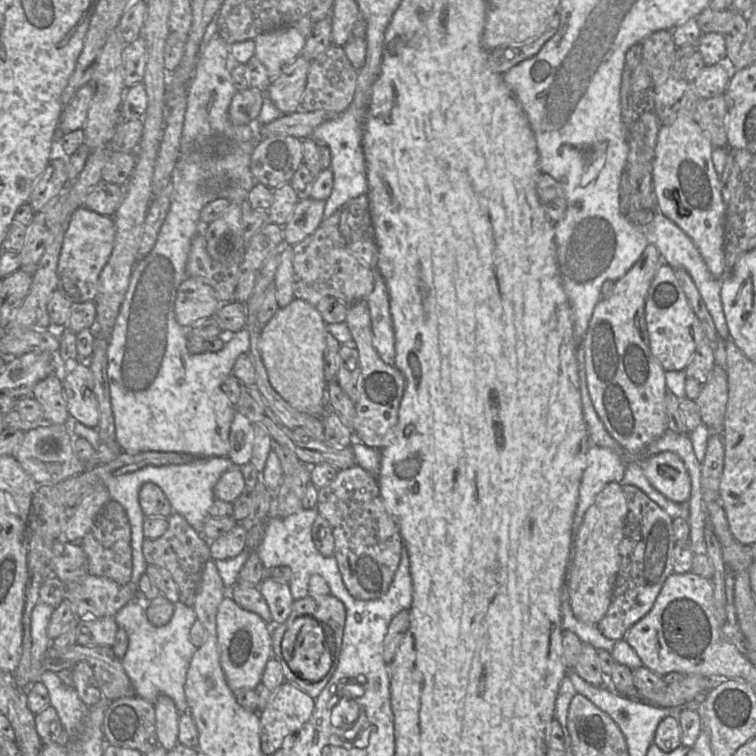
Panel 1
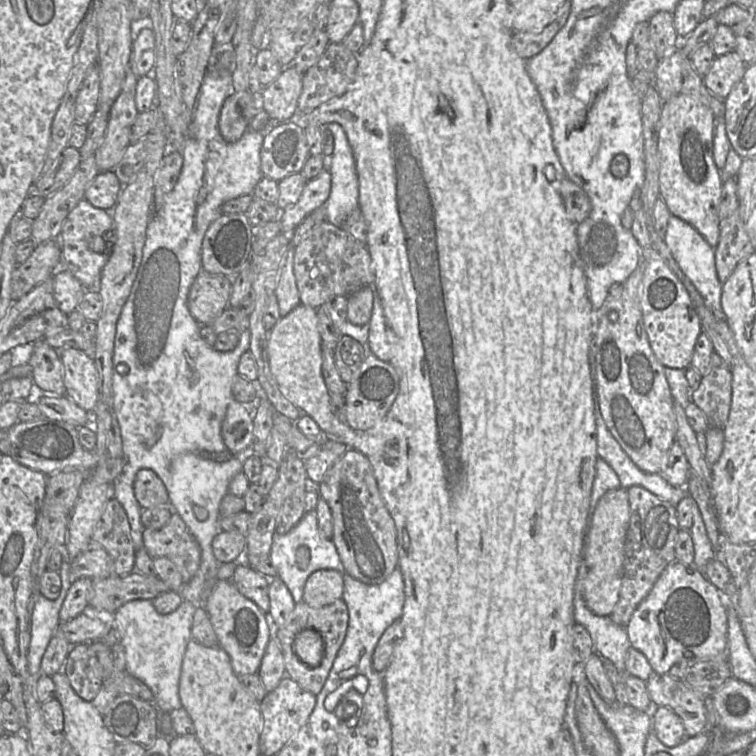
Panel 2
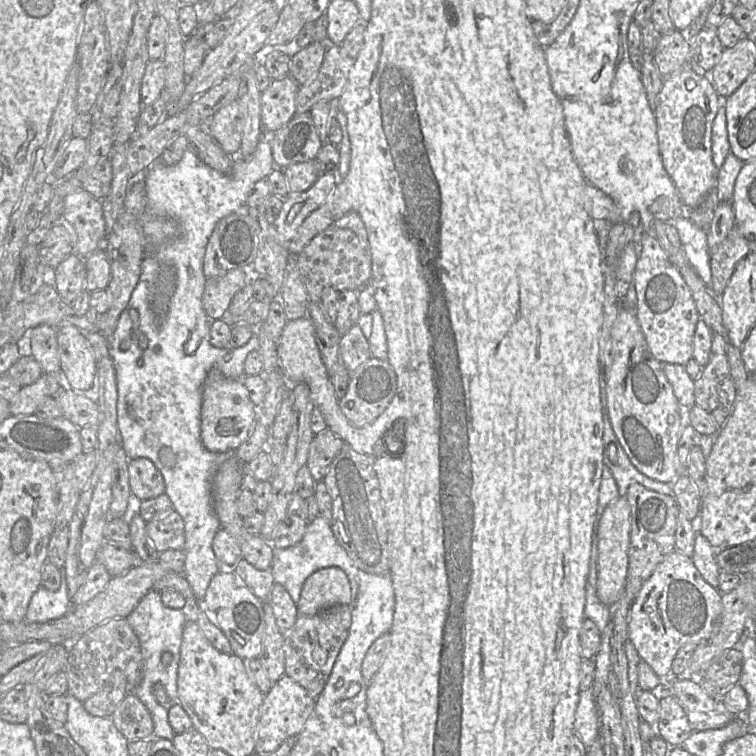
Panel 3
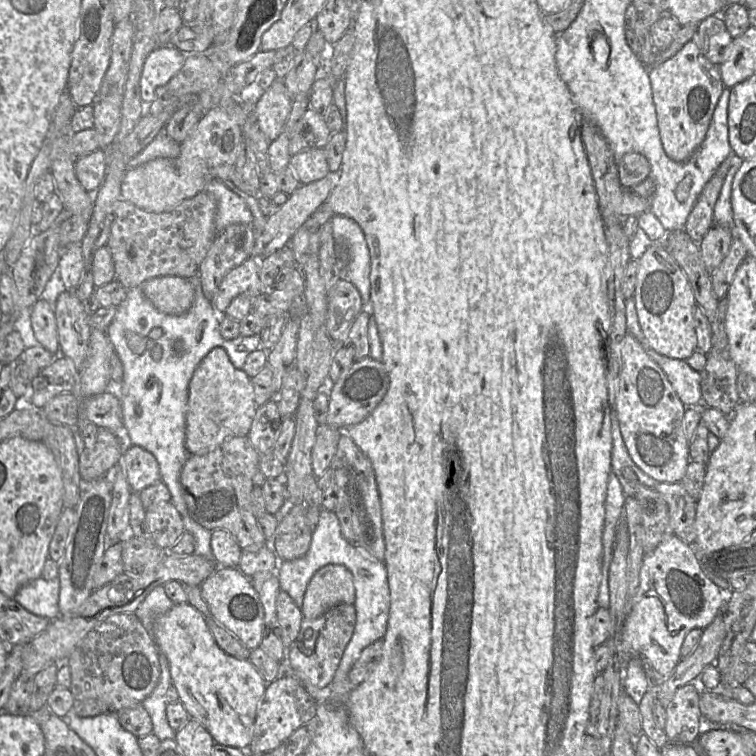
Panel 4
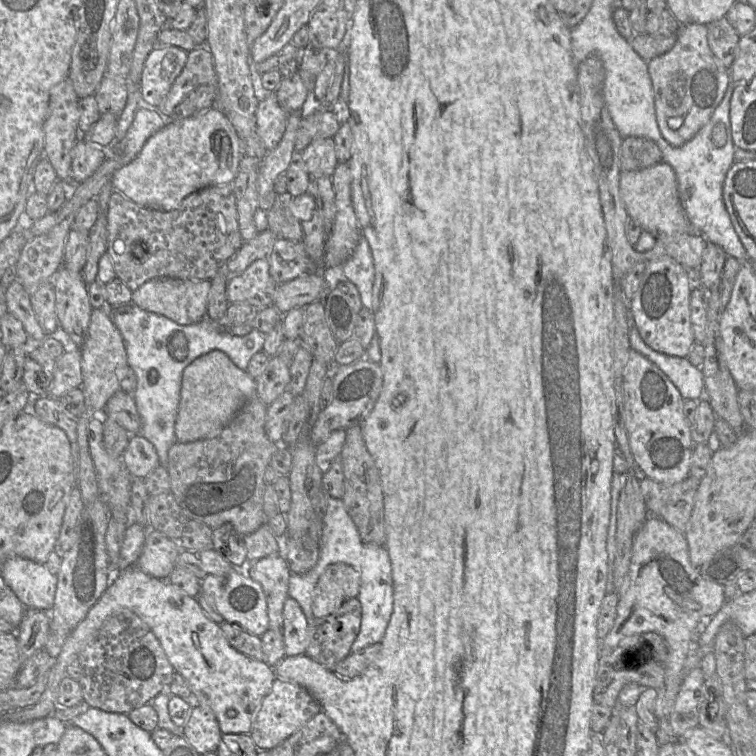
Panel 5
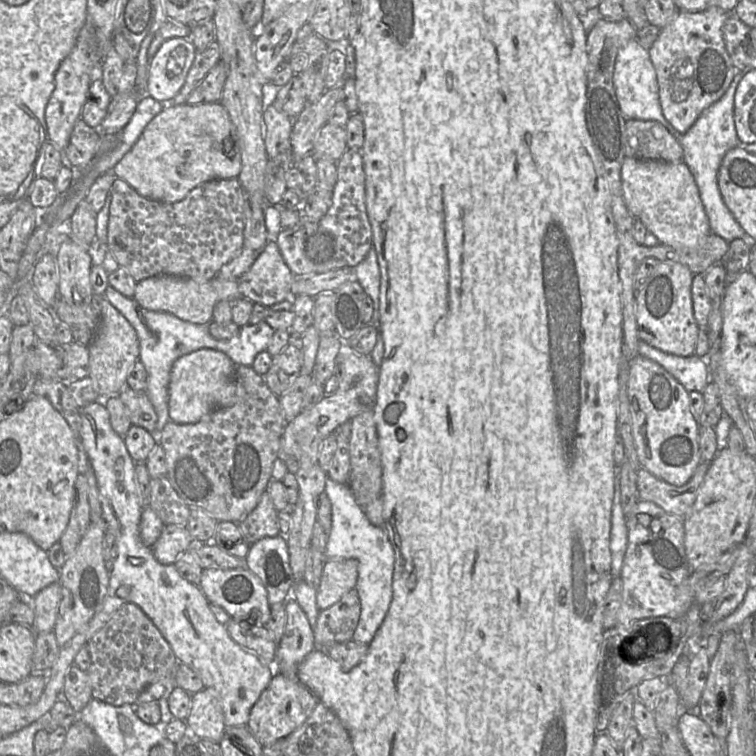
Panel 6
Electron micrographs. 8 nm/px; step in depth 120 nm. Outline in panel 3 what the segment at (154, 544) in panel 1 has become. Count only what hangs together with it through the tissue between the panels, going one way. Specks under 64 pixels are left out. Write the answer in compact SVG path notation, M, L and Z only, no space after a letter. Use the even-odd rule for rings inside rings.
M171 510L146 523L146 532L157 552L184 550L185 532L181 516Z

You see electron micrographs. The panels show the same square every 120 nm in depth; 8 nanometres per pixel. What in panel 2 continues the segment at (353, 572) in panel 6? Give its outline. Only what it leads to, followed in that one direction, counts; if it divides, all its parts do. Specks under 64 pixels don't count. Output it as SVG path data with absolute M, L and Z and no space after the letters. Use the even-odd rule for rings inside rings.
M317 570L307 579L303 602L313 608L321 608L342 599L344 581L336 570Z

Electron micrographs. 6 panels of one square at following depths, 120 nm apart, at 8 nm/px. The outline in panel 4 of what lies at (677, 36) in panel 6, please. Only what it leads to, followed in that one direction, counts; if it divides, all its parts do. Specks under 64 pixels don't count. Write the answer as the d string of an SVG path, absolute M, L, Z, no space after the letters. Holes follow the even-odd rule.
M690 40L670 59L649 67L648 74L664 151L671 160L684 162L704 141L723 92L719 65L711 63Z

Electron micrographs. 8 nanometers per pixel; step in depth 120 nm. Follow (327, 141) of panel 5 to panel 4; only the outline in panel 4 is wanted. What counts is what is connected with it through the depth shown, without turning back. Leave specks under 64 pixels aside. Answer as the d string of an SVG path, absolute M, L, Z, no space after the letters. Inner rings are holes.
M314 148L292 156L288 166L300 185L313 183L331 174L324 148Z

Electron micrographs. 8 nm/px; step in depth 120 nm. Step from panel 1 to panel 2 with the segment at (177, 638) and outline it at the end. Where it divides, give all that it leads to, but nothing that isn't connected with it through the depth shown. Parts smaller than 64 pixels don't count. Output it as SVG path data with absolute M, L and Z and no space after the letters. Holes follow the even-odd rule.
M136 599L122 605L114 614L113 621L109 622L119 635L119 643L125 648L126 671L133 677L144 682L154 695L154 704L158 712L158 723L160 733L160 717L163 713L182 707L179 697L179 681L183 657L187 644L192 639L191 630L196 607L189 601L182 601L179 607L169 613L160 614L153 606L152 600Z

